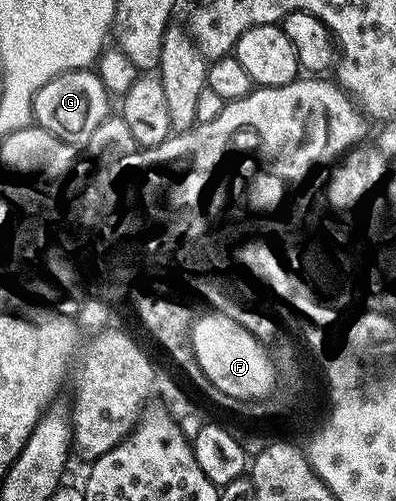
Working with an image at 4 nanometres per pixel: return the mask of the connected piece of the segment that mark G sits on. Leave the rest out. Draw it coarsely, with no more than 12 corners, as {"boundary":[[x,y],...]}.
{"boundary":[[89,68],[52,78],[35,95],[35,124],[77,149],[111,114]]}

